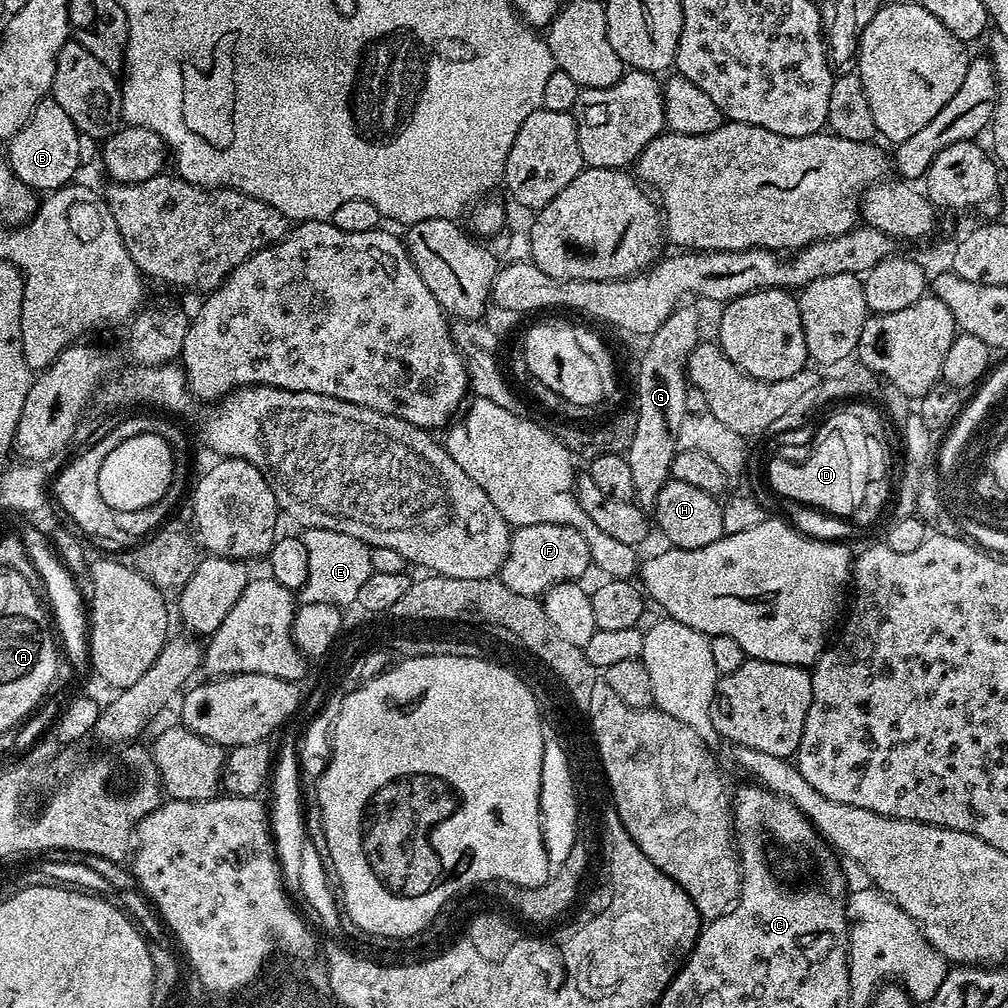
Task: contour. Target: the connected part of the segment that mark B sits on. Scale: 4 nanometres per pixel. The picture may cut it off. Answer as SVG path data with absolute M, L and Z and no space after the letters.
M45 98L34 106L34 114L14 134L11 140L7 141L6 159L12 168L12 173L27 188L31 188L40 194L51 194L57 188L73 183L76 171L80 168L80 143L82 137L80 131L70 122L70 114L58 106L58 102L51 98Z

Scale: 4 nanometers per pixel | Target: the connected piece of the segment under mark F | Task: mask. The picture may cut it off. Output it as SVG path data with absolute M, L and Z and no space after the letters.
M566 525L522 526L512 532L512 541L508 553L500 567L498 578L514 594L543 597L548 589L564 580L579 581L590 570L591 552L585 539L575 528Z

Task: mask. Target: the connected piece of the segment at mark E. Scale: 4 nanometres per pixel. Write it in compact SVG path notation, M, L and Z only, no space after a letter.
M304 528L302 539L306 546L306 555L310 558L310 574L308 585L299 589L298 596L305 604L310 602L326 602L337 606L356 604L358 590L372 576L370 554L372 548L350 534L342 534L338 530L322 530L321 528Z

